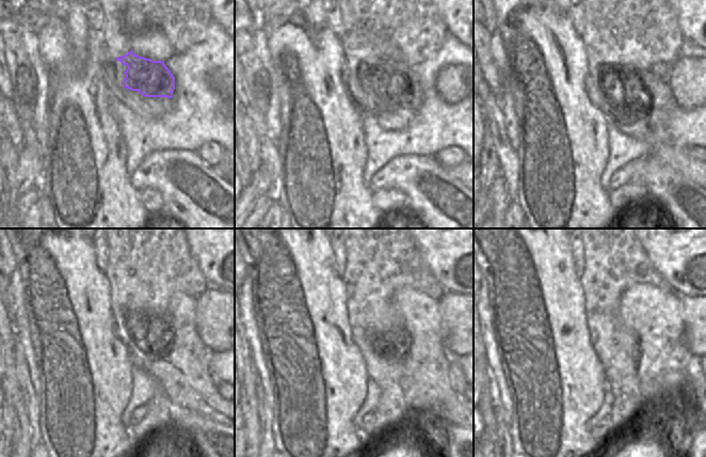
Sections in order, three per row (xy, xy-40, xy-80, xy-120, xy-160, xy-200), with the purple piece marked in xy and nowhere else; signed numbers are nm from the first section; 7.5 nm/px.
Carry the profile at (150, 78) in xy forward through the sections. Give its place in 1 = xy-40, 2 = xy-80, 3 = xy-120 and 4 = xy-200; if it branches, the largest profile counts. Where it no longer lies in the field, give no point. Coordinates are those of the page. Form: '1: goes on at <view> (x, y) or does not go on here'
1: goes on at xy-40 (379, 78)
2: goes on at xy-80 (651, 126)
3: goes on at xy-120 (187, 363)
4: goes on at xy-200 (653, 331)

